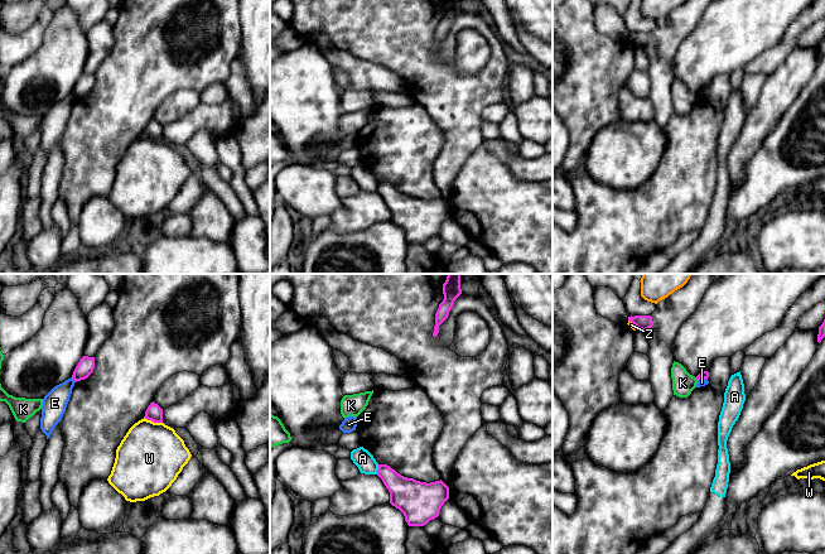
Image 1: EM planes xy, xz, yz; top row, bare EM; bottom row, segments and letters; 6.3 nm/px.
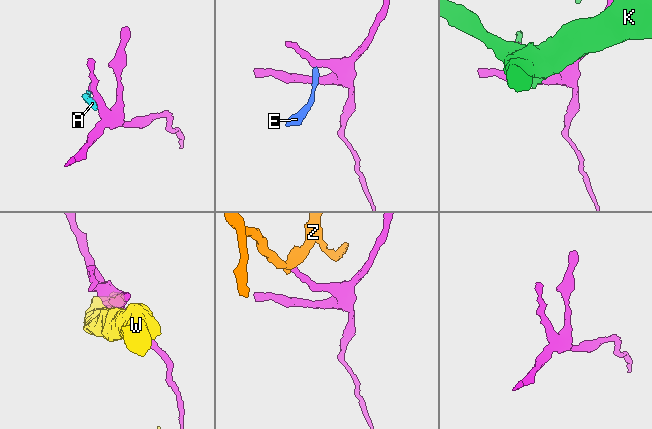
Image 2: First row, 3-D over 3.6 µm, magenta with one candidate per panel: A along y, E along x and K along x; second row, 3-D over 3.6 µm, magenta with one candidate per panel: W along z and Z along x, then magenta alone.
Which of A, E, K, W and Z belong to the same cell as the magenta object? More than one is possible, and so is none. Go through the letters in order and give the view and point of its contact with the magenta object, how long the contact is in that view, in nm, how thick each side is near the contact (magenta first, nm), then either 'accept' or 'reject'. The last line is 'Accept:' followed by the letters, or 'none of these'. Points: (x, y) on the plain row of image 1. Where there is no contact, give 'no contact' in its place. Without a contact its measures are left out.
A: contact xz (377, 187); length 70 nm; calibres 220 and 120 nm; reject
E: contact xy (73, 96); length 40 nm; calibres 110 and 160 nm; reject
K: contact yz (696, 96); length 30 nm; calibres 50 and 140 nm; reject
W: contact xy (153, 138); length 130 nm; calibres 110 and 420 nm; reject
Z: contact yz (633, 41); length 90 nm; calibres 100 and 40 nm; reject
Accept: none of these

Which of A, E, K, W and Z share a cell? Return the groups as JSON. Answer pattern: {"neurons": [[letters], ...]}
{"neurons": [["A"], ["E"], ["K"], ["W"], ["Z"]]}

